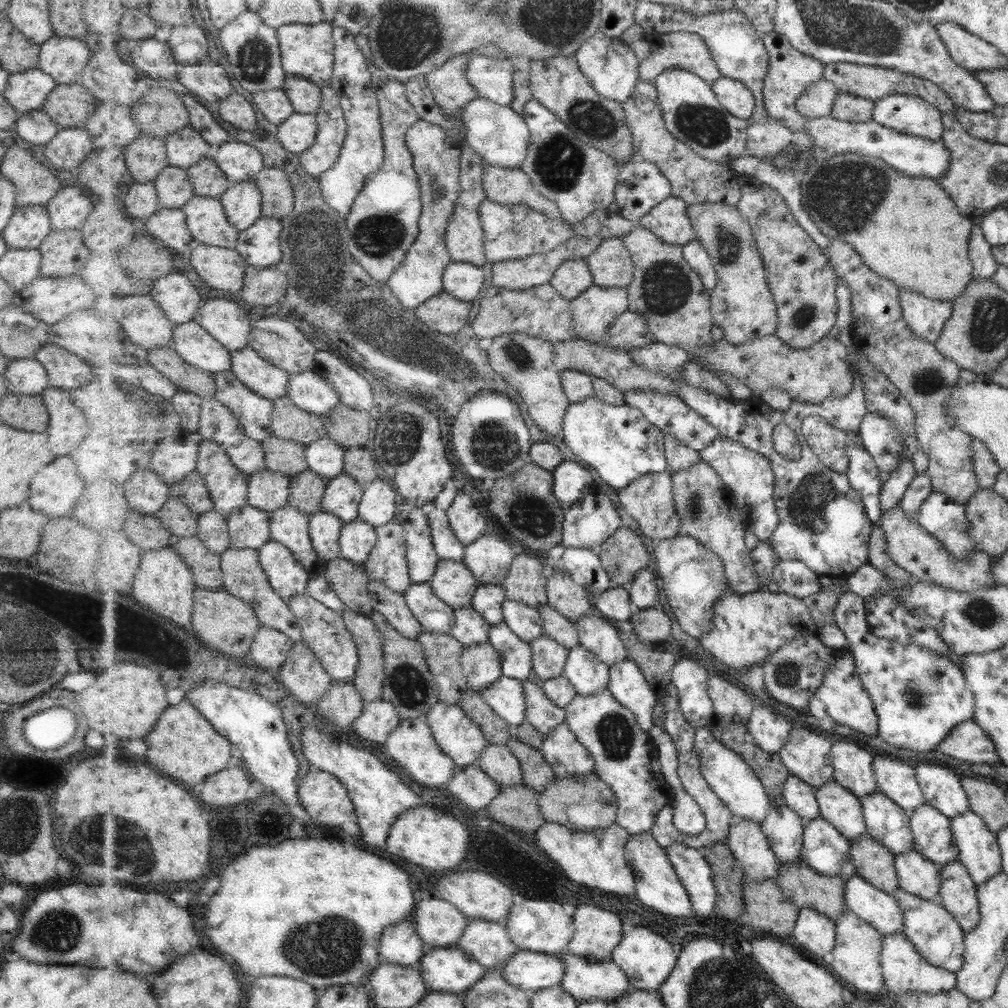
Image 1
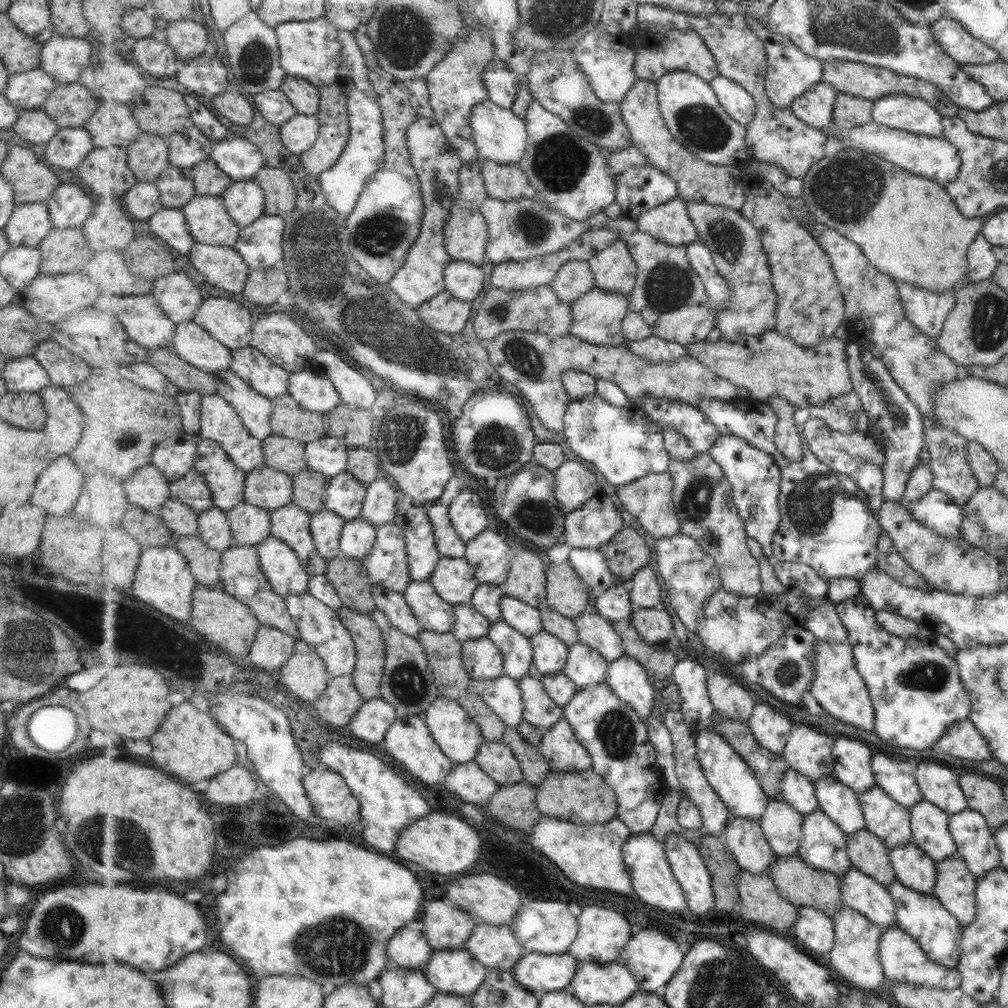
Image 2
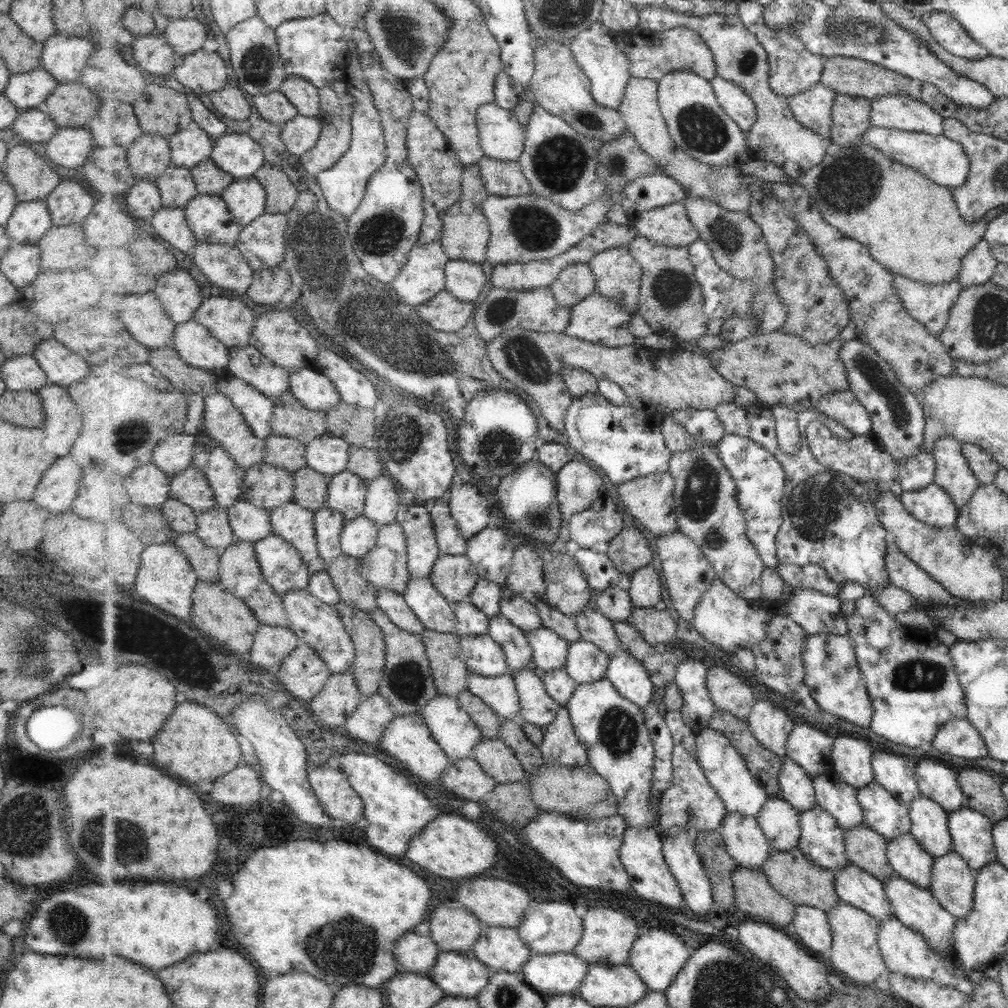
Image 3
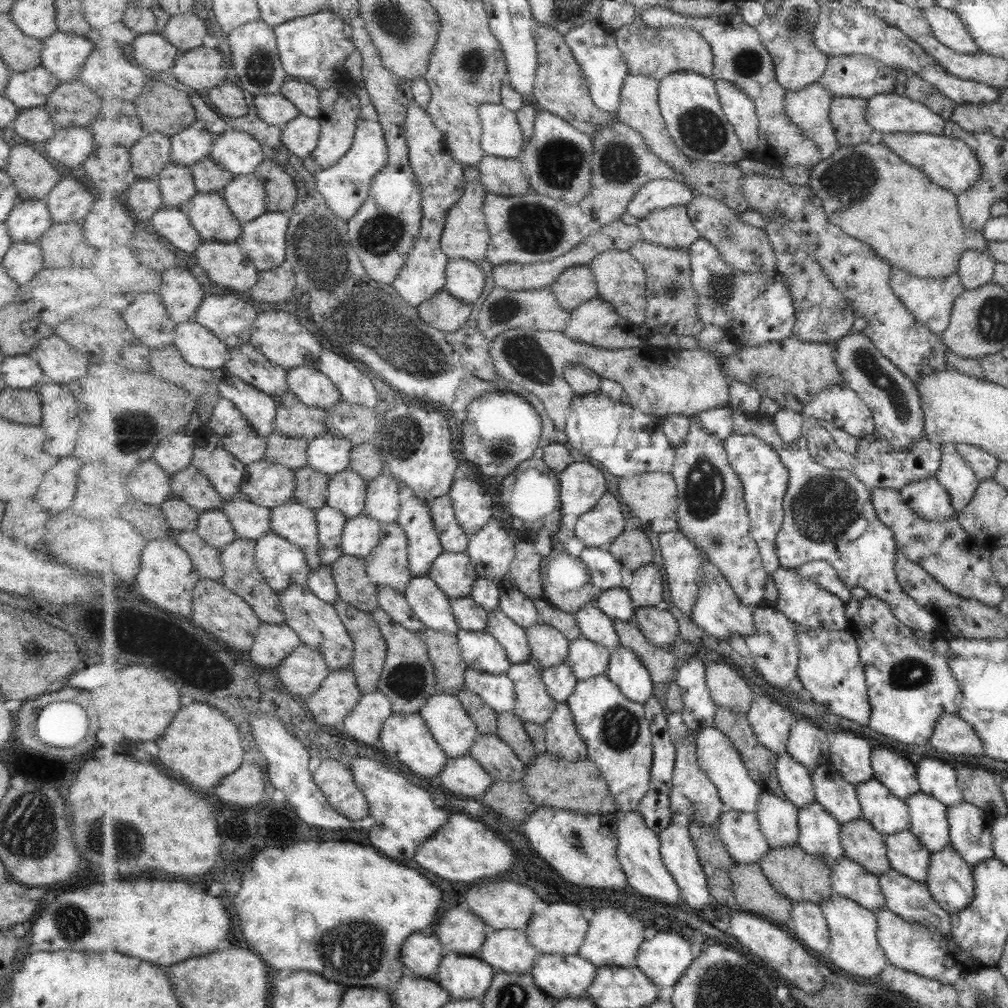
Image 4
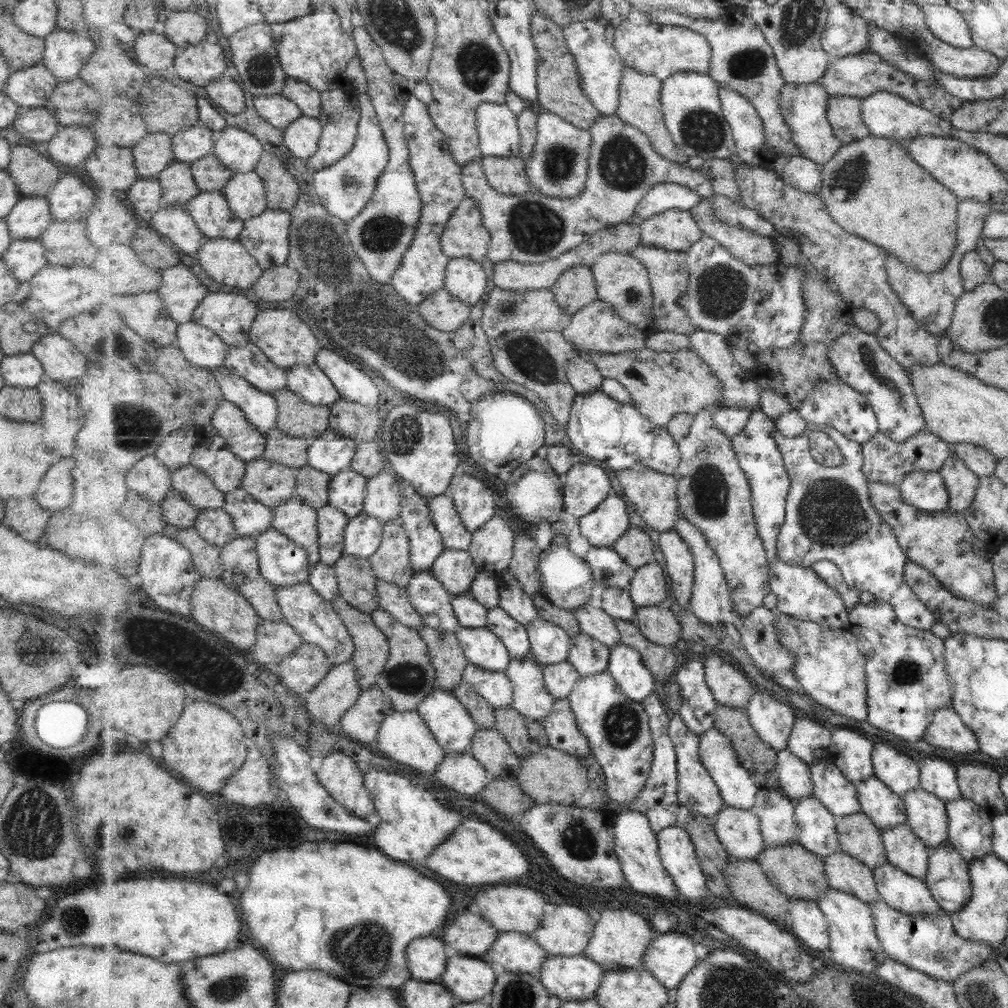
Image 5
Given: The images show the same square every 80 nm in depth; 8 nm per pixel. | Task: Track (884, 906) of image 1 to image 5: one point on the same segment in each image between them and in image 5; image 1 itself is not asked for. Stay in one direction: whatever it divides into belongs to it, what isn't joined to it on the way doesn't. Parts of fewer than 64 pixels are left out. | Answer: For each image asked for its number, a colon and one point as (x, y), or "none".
2: (859, 891)
3: (854, 885)
4: (850, 879)
5: (846, 873)

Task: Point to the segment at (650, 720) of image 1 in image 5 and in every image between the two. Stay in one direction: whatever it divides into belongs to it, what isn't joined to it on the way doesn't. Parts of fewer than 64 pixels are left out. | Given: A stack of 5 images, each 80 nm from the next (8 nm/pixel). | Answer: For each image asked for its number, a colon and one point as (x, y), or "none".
2: (628, 678)
3: (630, 676)
4: (626, 669)
5: (627, 666)

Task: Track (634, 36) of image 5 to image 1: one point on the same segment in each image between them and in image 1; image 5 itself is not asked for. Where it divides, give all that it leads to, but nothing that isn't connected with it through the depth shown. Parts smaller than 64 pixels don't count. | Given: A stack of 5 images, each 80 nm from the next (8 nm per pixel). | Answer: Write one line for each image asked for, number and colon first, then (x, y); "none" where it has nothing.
1: (684, 50)
2: (676, 50)
3: (653, 54)
4: (657, 52)

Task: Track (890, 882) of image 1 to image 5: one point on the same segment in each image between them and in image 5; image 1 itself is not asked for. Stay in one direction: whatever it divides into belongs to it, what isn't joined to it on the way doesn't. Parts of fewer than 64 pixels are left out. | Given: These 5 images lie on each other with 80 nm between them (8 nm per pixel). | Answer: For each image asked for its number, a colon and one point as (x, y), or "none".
2: (868, 852)
3: (865, 847)
4: (864, 844)
5: (860, 837)

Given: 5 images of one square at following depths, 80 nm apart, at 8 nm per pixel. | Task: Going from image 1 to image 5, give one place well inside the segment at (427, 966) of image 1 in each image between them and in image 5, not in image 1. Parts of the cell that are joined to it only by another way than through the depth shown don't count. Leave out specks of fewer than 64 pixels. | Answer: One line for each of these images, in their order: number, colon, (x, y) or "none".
2: (455, 971)
3: (460, 974)
4: (466, 977)
5: (472, 979)

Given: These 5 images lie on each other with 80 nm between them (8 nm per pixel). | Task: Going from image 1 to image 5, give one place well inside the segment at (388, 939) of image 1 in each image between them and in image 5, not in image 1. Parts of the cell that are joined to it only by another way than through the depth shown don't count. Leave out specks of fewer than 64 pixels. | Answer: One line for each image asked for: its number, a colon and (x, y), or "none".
2: (410, 948)
3: (419, 954)
4: (422, 955)
5: (427, 957)

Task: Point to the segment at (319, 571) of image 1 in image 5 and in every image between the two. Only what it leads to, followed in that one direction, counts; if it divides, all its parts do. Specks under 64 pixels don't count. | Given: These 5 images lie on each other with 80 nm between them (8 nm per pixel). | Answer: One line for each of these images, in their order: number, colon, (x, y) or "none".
2: (292, 524)
3: (296, 523)
4: (297, 523)
5: (299, 521)

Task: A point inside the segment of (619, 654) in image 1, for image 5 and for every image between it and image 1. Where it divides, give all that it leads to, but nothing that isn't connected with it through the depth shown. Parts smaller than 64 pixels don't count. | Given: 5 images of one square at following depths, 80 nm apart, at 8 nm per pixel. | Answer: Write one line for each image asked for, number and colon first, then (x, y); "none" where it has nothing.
2: (598, 632)
3: (595, 627)
4: (594, 623)
5: (595, 622)

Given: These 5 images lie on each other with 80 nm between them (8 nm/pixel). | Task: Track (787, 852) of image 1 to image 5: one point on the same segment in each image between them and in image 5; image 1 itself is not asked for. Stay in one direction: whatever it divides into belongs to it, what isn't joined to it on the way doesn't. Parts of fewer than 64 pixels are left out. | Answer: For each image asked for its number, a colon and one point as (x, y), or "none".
2: (783, 825)
3: (780, 821)
4: (778, 817)
5: (777, 812)

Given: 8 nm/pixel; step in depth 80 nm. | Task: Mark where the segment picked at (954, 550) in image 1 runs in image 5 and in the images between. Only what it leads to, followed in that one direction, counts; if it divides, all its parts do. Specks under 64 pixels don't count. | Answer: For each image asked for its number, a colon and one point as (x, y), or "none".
2: (935, 509)
3: (931, 505)
4: (928, 499)
5: (926, 490)

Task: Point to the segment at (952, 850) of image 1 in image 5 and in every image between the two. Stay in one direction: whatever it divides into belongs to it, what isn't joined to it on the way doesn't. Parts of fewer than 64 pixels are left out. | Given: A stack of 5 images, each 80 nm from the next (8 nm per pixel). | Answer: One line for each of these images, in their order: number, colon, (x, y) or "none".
2: (928, 824)
3: (927, 819)
4: (926, 815)
5: (924, 812)

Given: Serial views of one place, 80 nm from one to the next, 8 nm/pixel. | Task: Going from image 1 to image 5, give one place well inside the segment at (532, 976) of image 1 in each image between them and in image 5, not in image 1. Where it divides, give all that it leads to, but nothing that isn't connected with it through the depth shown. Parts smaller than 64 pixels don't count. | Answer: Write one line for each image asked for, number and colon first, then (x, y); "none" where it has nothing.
2: (541, 973)
3: (552, 974)
4: (563, 976)
5: (578, 977)

